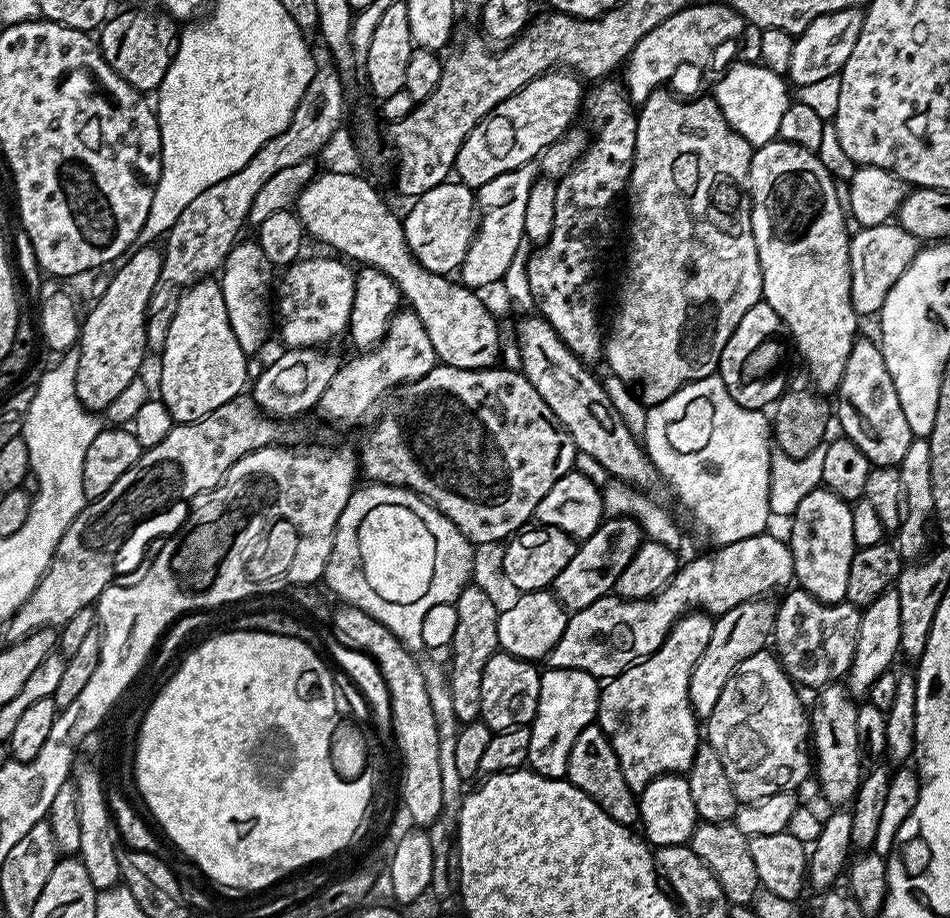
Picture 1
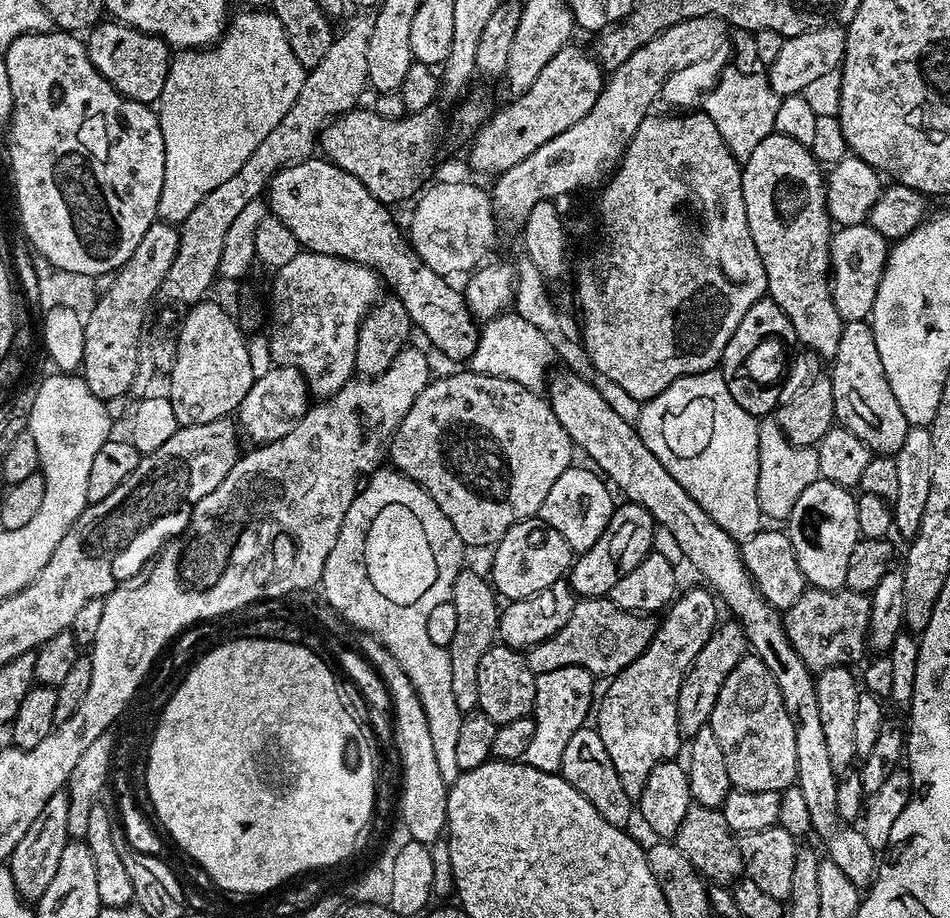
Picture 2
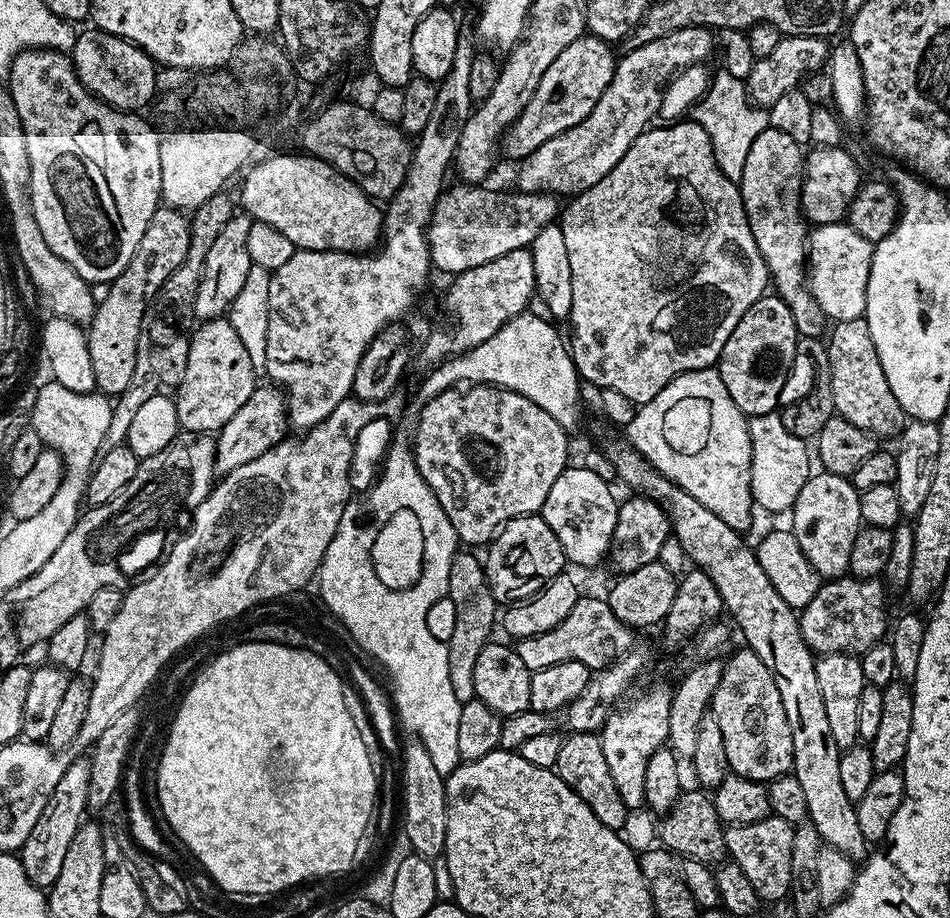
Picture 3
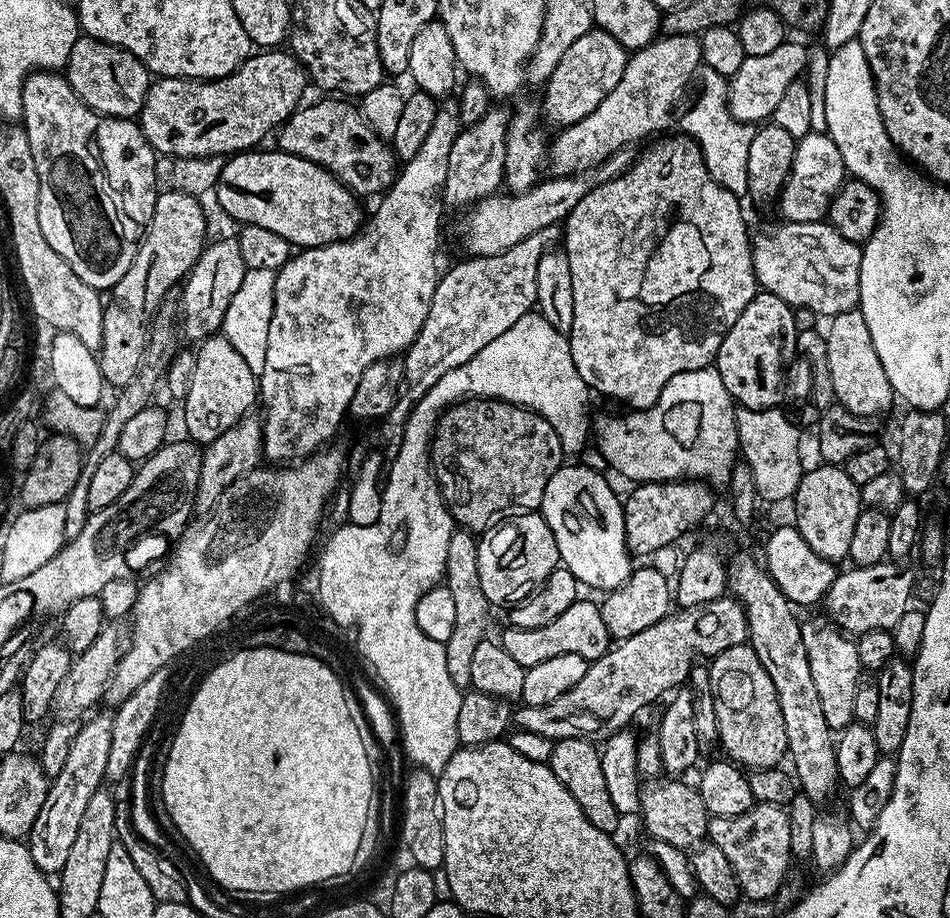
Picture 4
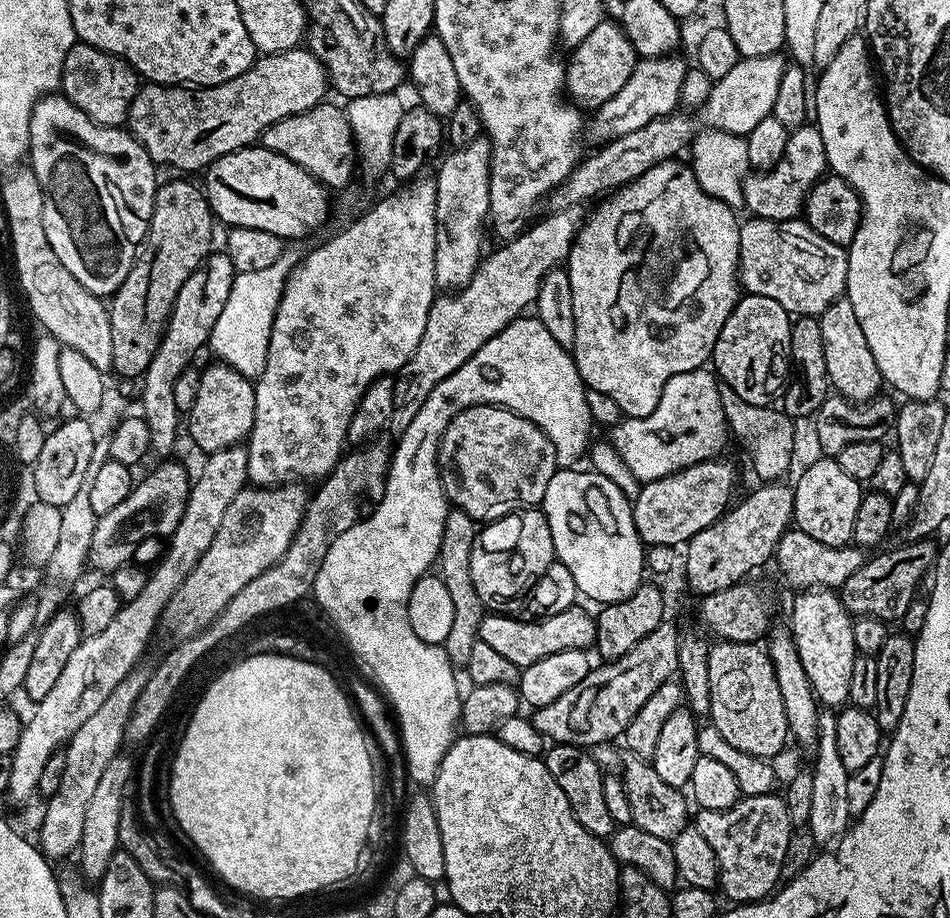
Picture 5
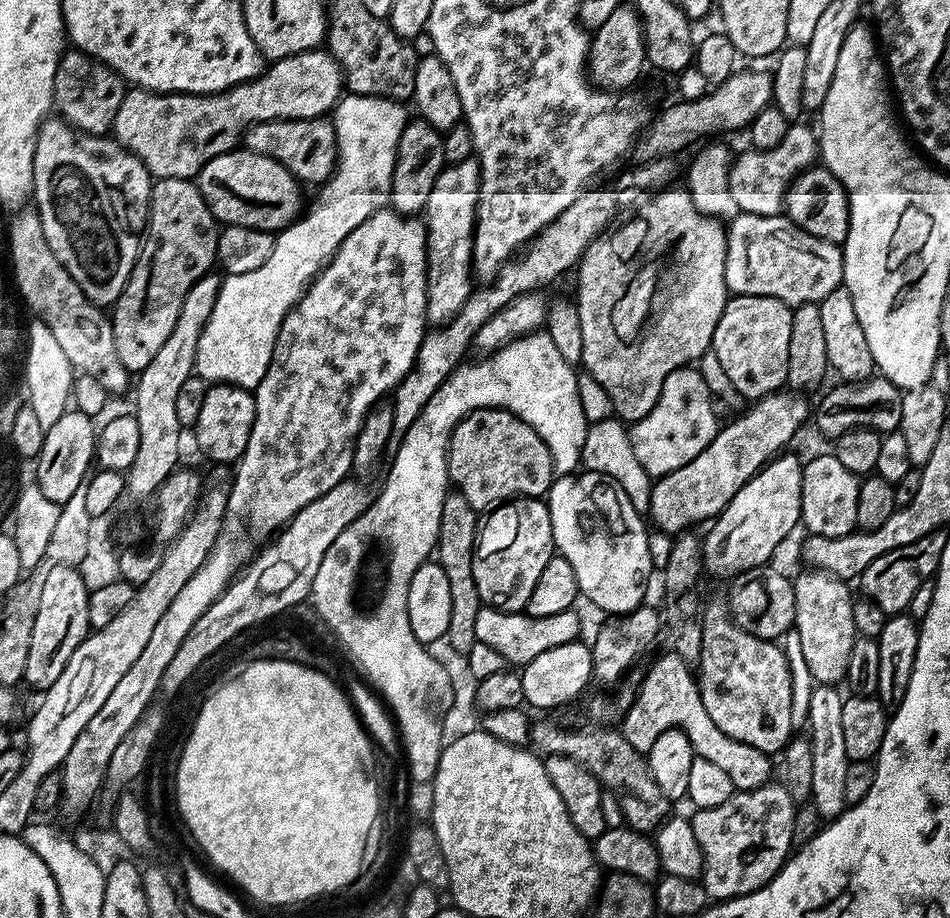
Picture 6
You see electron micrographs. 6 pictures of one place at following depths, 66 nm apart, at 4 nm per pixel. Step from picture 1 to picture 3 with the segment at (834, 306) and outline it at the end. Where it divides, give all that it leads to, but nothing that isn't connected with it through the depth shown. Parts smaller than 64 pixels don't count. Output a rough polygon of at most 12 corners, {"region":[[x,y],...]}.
{"region":[[769,126],[738,183],[797,333],[826,317],[806,283],[806,152]]}

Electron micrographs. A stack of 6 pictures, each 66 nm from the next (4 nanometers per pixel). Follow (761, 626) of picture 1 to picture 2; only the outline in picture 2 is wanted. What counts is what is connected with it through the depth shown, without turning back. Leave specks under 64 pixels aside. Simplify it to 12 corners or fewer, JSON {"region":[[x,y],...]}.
{"region":[[721,623],[678,690],[680,731],[709,727],[722,682],[749,651]]}

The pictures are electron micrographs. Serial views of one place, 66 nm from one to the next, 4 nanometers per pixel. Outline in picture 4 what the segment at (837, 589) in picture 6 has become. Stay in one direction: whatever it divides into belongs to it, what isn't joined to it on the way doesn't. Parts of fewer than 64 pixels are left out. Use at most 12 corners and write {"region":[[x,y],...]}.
{"region":[[824,618],[800,629],[822,715],[855,721],[862,679],[855,639]]}

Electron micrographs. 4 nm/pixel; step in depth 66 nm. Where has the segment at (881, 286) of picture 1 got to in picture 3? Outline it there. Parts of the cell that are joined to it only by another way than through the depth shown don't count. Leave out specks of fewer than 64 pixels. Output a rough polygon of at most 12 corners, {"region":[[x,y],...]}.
{"region":[[847,222],[806,241],[806,283],[829,321],[864,315],[873,241]]}

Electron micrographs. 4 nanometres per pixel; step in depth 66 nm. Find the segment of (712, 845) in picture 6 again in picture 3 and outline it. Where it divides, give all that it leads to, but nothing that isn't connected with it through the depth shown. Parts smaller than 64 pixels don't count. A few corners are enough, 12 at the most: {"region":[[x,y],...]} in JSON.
{"region":[[769,814],[724,829],[761,901],[791,893],[794,825]]}

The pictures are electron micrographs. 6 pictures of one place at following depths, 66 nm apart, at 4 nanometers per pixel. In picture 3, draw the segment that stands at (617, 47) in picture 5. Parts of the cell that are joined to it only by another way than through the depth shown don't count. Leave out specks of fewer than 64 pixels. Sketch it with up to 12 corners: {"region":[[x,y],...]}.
{"region":[[579,36],[554,62],[502,137],[519,162],[578,126],[618,59]]}

